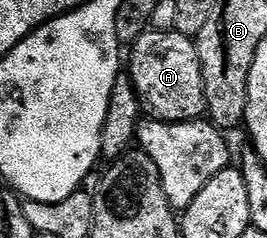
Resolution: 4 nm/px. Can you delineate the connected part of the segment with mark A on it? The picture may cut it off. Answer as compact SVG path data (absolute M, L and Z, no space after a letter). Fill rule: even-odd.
M175 30L141 34L131 45L132 85L140 99L140 111L145 117L179 124L182 120L199 120L205 115L204 79L200 55L193 37Z

